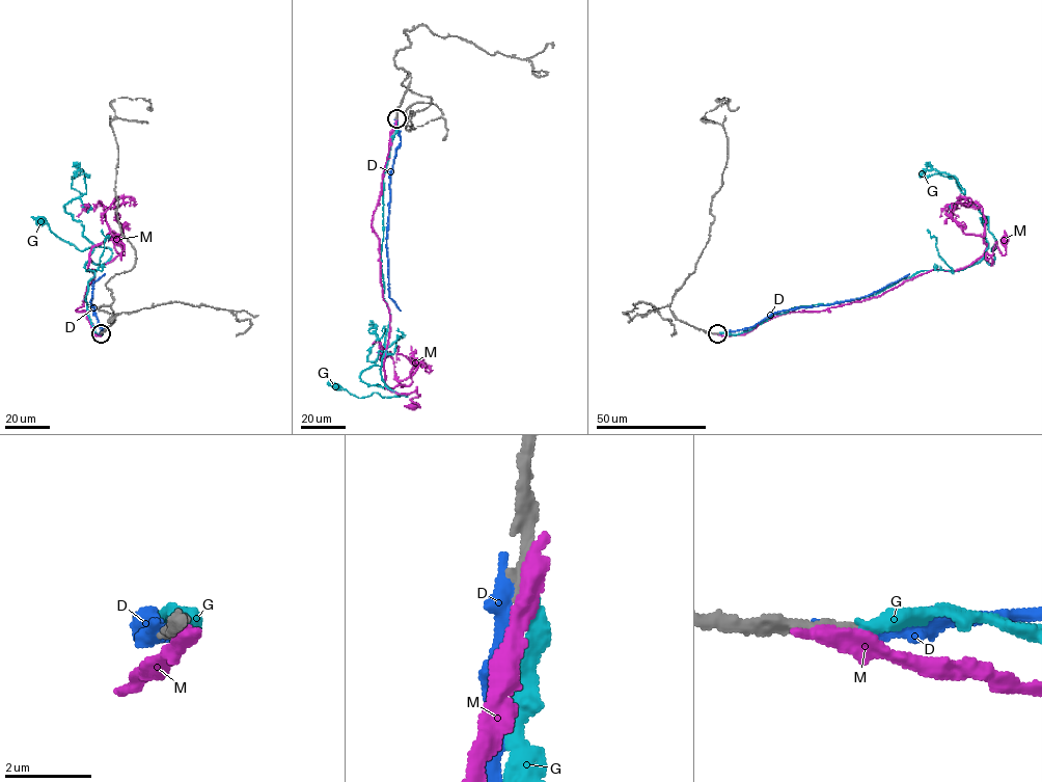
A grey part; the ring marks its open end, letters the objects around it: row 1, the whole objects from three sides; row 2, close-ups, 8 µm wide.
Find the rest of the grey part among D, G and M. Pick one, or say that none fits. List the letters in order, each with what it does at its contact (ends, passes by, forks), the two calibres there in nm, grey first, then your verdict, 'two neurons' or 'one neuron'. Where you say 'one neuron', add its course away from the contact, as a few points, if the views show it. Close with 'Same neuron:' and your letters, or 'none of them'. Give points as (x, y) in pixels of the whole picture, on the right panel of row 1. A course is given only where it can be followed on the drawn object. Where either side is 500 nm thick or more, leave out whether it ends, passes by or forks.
D: it ends there; 320 nm thick on the grey side, 440 nm on the other; two neurons
G: it ends there; 280 nm thick on the grey side, 360 nm on the other; one neuron; it runs (718, 333), (865, 297), (923, 270), (991, 264), (995, 240), (985, 220)
M: 340 nm thick on the grey side, 500 nm on the other; two neurons
Same neuron: G

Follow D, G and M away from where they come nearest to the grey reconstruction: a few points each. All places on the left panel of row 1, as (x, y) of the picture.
D: (100, 333), (105, 330), (98, 323), (90, 299), (93, 282), (105, 274)
G: (101, 333), (87, 314), (94, 272), (84, 265), (89, 259), (102, 264), (112, 251), (78, 250), (38, 220)
M: (101, 333), (76, 311), (94, 278), (89, 252), (96, 264), (120, 259), (117, 239)

